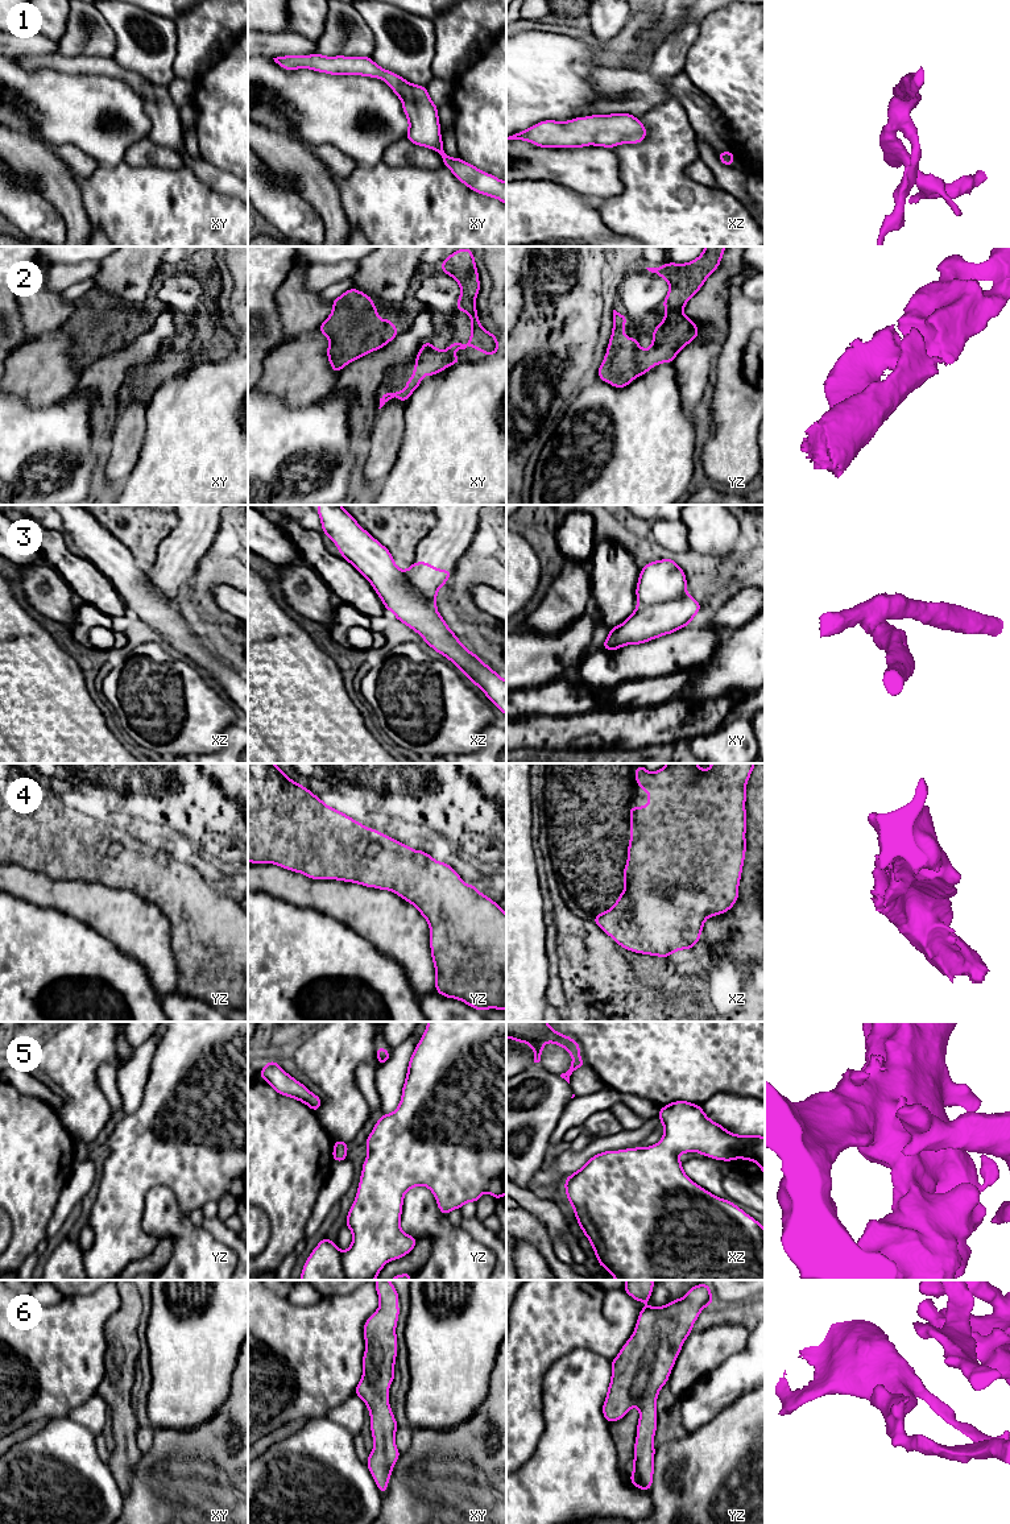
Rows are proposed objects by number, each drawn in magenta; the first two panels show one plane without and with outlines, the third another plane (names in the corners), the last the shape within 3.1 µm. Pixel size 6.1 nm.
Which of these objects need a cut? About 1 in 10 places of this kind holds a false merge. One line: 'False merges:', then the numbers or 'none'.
False merges: none

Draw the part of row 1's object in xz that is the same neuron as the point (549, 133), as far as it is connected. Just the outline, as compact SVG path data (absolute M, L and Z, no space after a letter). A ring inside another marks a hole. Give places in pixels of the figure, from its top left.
M630 113L592 115L568 121L541 121L526 131L506 136L506 141L523 140L539 148L614 148L638 144L646 138L646 127Z

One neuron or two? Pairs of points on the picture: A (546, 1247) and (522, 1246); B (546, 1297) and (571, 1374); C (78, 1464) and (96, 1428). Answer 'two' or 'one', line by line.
A: two
B: two
C: two

